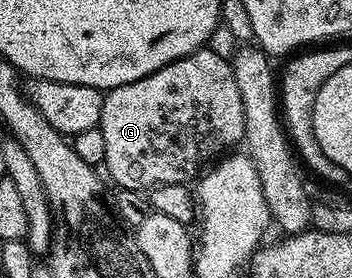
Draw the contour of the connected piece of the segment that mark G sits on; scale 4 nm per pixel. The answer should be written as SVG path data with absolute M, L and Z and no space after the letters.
M201 49L190 53L186 57L182 57L178 61L174 61L170 65L166 65L162 69L158 69L154 73L150 73L146 77L142 77L138 81L130 81L130 85L118 85L104 96L99 129L102 133L102 137L106 137L106 157L103 162L110 169L112 183L115 184L117 188L125 187L131 191L147 192L153 187L161 187L162 185L170 185L171 183L191 184L209 164L219 160L225 153L231 152L233 148L235 148L232 146L234 146L235 143L239 144L244 138L242 93L238 93L238 81L234 81L232 64L229 60L218 57L218 53L214 53L211 49Z

